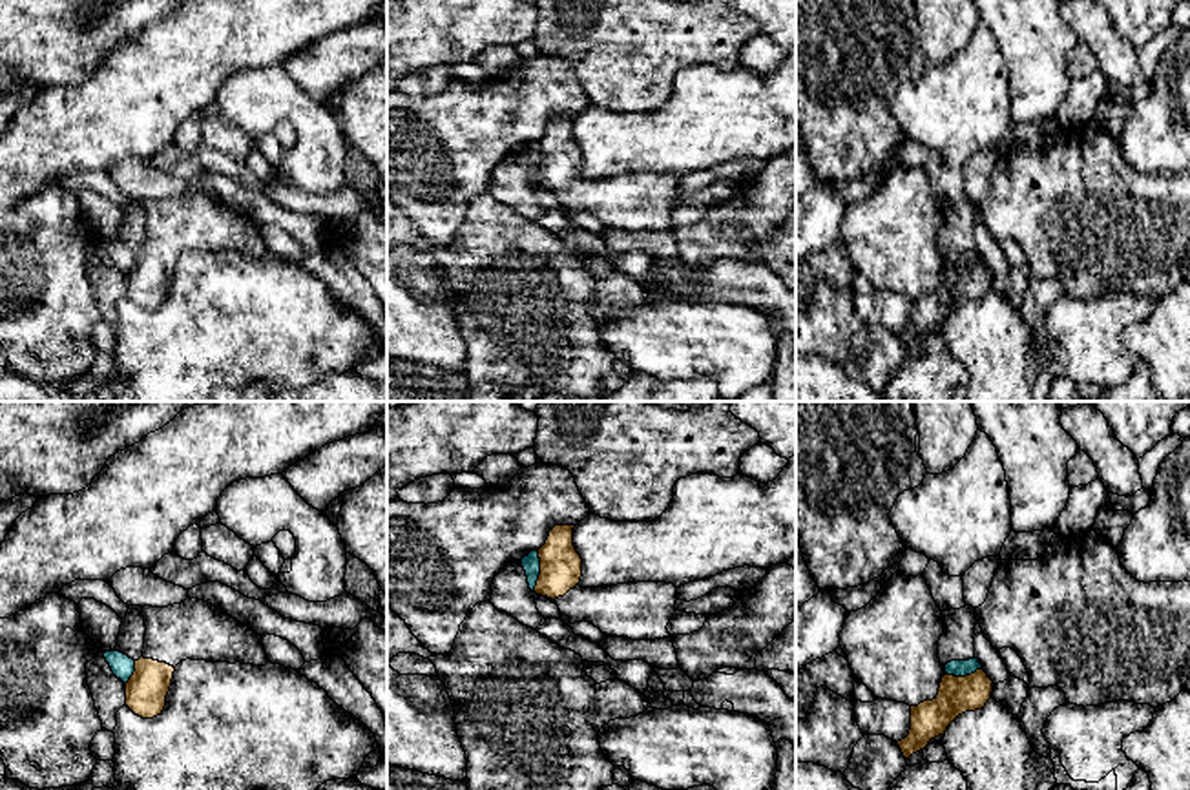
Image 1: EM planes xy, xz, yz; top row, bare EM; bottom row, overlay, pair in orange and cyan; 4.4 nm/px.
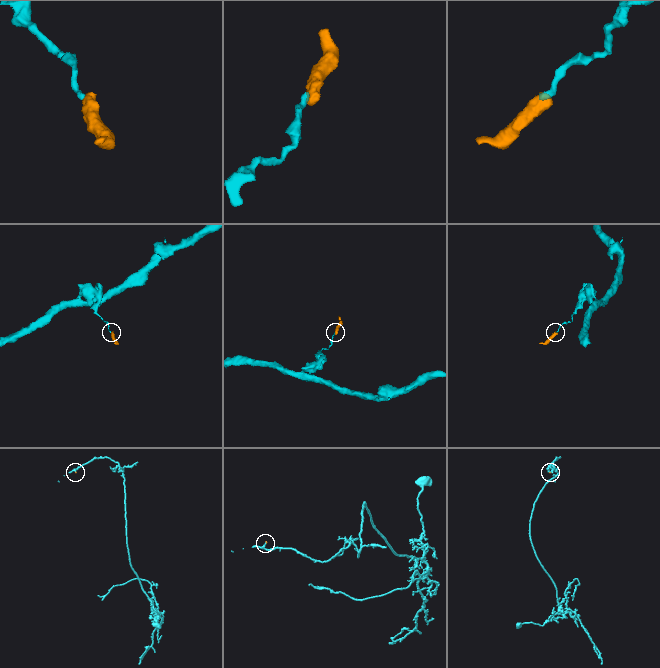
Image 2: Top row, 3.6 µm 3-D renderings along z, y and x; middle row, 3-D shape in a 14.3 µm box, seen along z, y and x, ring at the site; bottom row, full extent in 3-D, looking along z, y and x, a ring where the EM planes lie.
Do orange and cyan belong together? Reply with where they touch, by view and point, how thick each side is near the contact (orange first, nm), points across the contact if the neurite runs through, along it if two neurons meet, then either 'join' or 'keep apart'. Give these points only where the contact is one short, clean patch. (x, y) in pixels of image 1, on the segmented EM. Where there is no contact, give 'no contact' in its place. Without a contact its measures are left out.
meets orange in xz at (541, 571); 190 nm thick on the orange side, 80 nm on the other; border along xz (539, 551), (539, 579), (533, 590); keep apart

